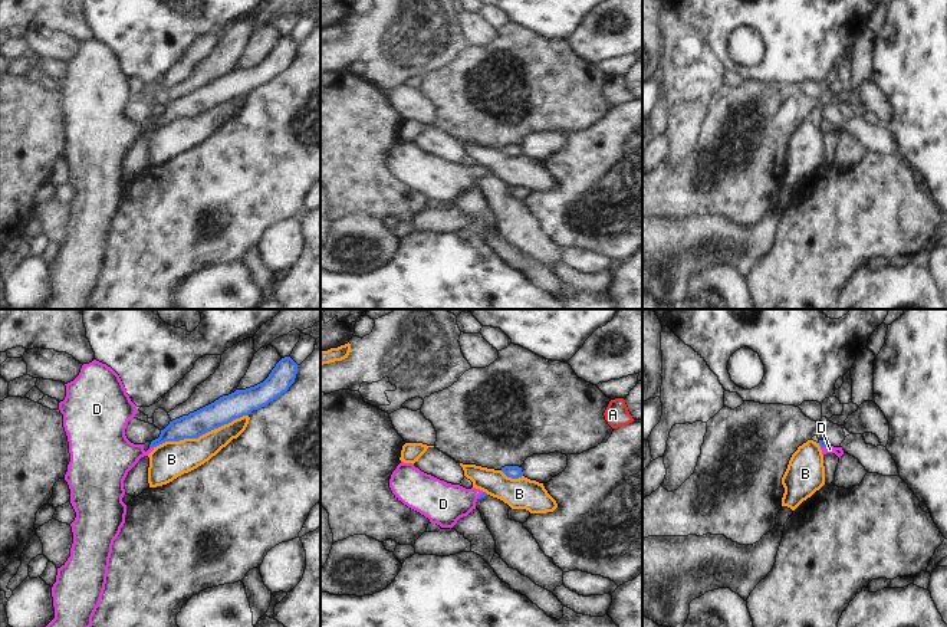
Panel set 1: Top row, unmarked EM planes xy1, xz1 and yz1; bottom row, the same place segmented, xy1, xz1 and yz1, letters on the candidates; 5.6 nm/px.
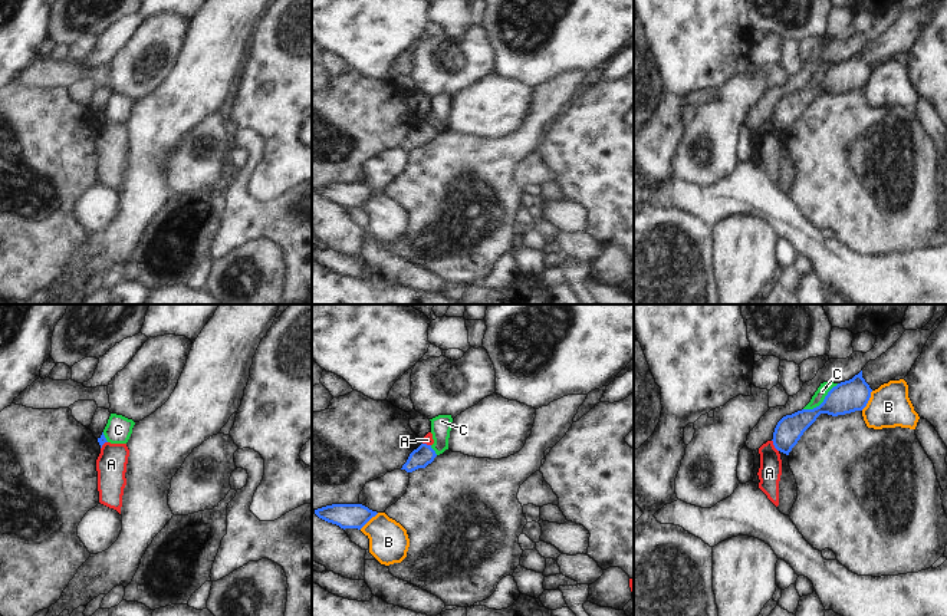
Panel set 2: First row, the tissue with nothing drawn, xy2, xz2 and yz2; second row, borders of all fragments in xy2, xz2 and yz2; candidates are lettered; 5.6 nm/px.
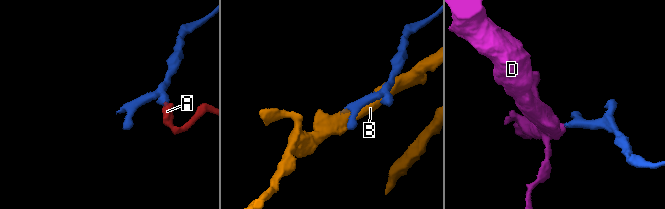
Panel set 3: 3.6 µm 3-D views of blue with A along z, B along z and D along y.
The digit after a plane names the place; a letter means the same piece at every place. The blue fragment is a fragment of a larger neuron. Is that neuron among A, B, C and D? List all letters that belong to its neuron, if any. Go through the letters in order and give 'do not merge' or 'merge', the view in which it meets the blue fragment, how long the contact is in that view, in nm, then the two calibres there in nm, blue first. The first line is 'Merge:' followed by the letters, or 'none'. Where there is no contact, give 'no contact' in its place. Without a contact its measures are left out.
Merge: D
A: do not merge; meets blue in yz2; contact 80 nm long; 150 nm thick on the blue side, 130 nm on the other
B: do not merge; meets blue in xy1; contact 550 nm long; 150 nm thick on the blue side, 200 nm on the other
C: do not merge; meets blue in yz2; contact 240 nm long; 180 nm thick on the blue side, 70 nm on the other
D: merge; meets blue in xy1; contact 30 nm long; 130 nm thick on the blue side, 280 nm on the other

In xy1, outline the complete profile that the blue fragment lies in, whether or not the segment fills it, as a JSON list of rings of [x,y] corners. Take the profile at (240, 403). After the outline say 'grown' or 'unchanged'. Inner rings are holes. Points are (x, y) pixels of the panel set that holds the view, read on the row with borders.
[[[290,357],[282,358],[263,383],[246,390],[236,390],[188,416],[170,421],[145,452],[144,444],[134,444],[125,436],[126,424],[135,417],[137,406],[126,394],[119,375],[96,360],[82,365],[79,375],[65,384],[66,397],[59,403],[70,453],[65,480],[70,489],[70,503],[76,518],[70,523],[73,532],[70,557],[57,568],[56,582],[52,587],[55,618],[46,627],[92,627],[92,617],[99,607],[106,584],[112,545],[125,523],[124,480],[138,460],[165,441],[198,439],[267,406],[295,383],[297,367]]] | grown

